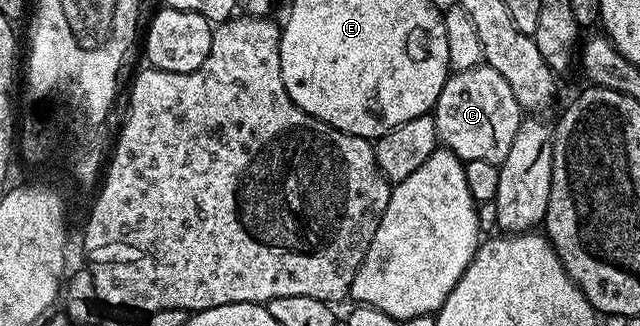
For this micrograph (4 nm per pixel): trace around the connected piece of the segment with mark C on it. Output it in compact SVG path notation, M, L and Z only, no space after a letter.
M479 64L451 73L447 77L432 115L438 133L437 141L445 149L451 150L457 158L462 159L463 163L488 160L500 164L504 156L508 156L512 140L516 140L516 132L522 123L524 111L516 96L512 96L508 80L504 80L504 76L496 72L496 68Z

